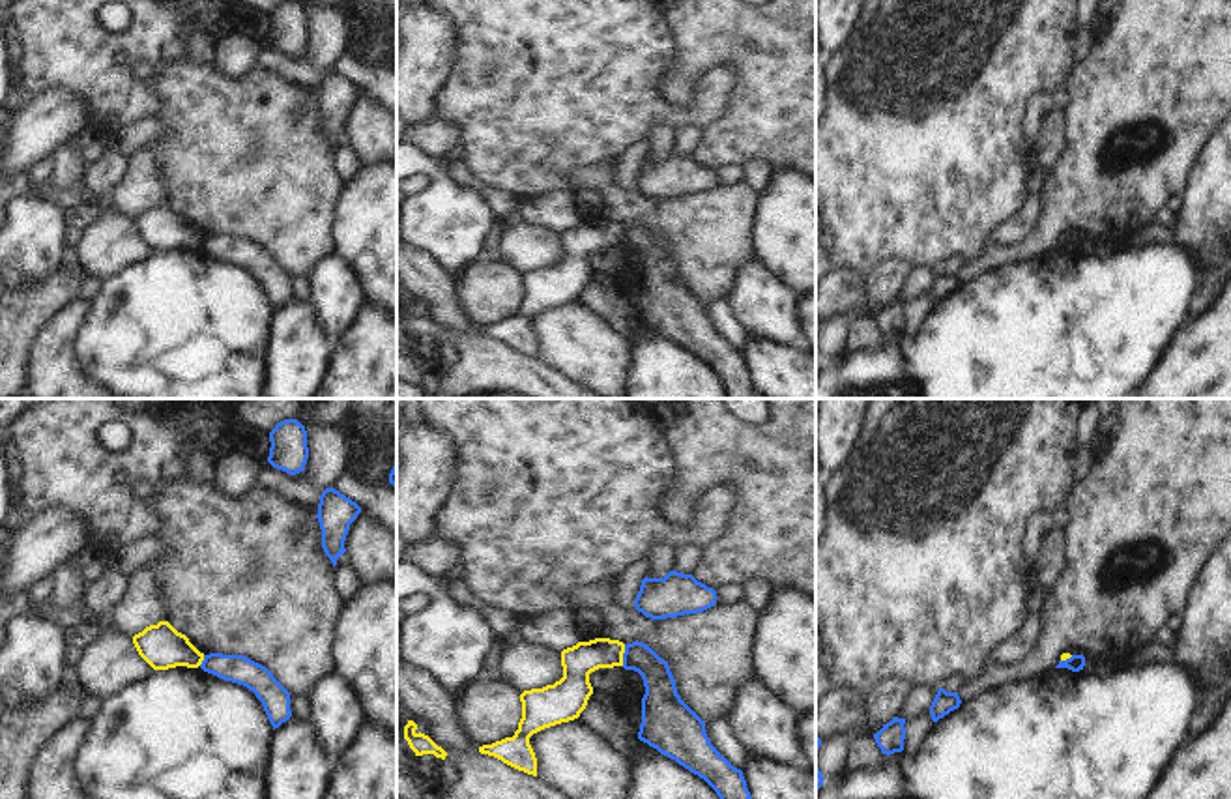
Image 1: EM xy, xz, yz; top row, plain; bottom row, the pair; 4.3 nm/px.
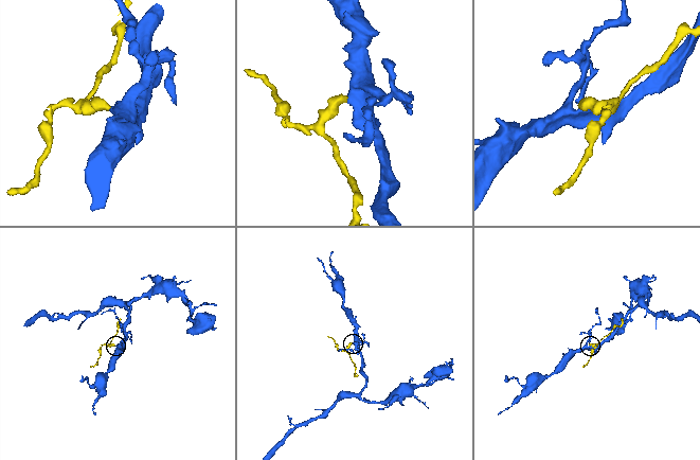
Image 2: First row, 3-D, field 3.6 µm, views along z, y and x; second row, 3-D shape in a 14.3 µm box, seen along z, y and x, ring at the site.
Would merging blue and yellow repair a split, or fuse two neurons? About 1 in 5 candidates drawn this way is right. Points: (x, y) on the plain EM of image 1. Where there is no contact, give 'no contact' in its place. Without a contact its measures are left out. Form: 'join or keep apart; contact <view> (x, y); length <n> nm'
keep apart; contact xz (623, 236); length 90 nm

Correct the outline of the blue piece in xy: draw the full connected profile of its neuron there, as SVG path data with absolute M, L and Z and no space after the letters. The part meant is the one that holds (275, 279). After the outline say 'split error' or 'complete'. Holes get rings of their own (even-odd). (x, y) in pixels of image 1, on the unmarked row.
M210 234L204 236L200 249L224 262L232 262L253 271L262 283L273 311L292 298L290 273L266 247L243 236Z | complete

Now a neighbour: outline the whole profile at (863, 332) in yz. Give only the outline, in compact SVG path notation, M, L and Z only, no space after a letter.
M855 314L847 327L847 342L842 354L857 348L883 346L887 335L881 333L872 314Z

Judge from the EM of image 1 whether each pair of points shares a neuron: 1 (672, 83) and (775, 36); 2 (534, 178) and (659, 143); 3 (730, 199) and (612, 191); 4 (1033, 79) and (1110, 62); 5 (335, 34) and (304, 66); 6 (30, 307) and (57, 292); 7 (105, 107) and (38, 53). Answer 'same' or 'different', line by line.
1: same
2: different
3: same
4: different
5: same
6: same
7: same

